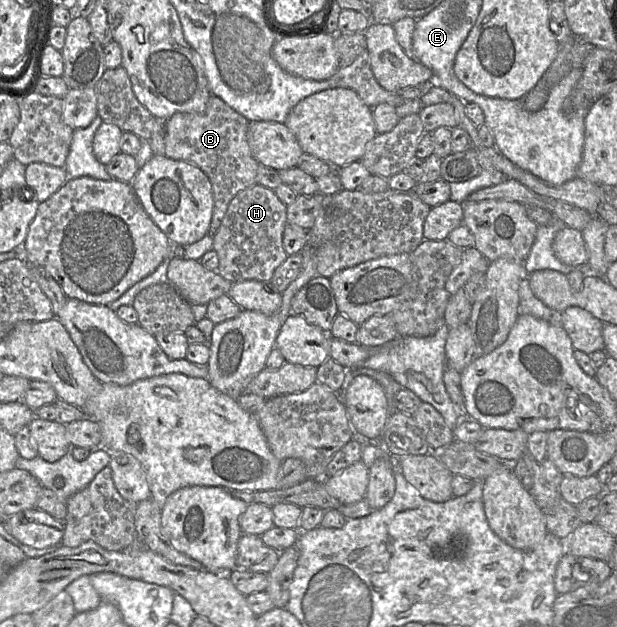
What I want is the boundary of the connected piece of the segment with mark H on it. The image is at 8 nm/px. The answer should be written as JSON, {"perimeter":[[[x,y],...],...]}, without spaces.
{"perimeter":[[[255,184],[237,193],[229,203],[218,231],[213,235],[213,250],[219,257],[217,273],[231,283],[245,280],[270,281],[275,270],[288,256],[283,247],[283,233],[287,224],[287,205],[274,190]]]}

